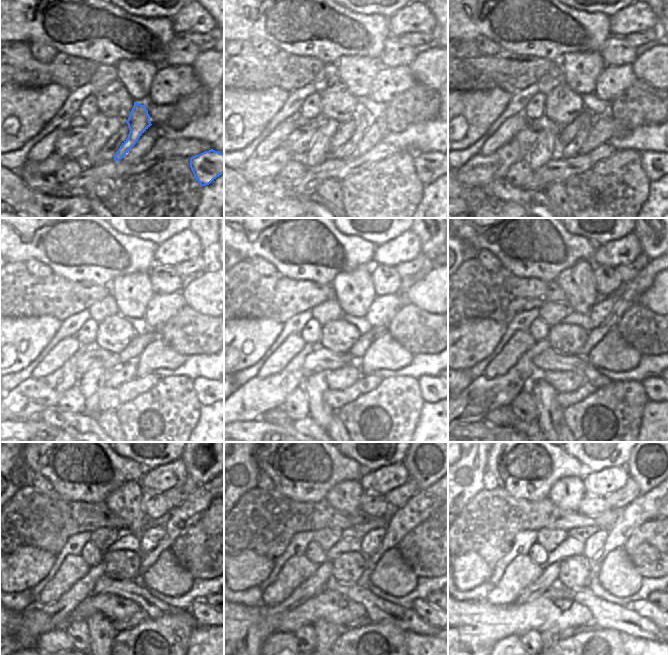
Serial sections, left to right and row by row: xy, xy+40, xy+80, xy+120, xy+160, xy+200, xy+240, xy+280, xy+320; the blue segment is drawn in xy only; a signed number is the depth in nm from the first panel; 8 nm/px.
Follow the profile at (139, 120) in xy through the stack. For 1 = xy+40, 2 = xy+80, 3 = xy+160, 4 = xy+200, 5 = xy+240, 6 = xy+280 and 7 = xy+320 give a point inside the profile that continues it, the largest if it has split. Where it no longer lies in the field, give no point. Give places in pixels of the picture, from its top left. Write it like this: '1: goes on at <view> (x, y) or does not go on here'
1: goes on at xy+40 (363, 118)
2: goes on at xy+80 (571, 149)
3: goes on at xy+160 (340, 379)
4: goes on at xy+200 (563, 381)
5: goes on at xy+240 (116, 608)
6: goes on at xy+280 (244, 630)
7: goes on at xy+320 (468, 630)

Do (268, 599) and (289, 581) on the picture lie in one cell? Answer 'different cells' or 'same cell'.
same cell

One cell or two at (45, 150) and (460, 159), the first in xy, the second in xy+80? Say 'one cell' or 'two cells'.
two cells

